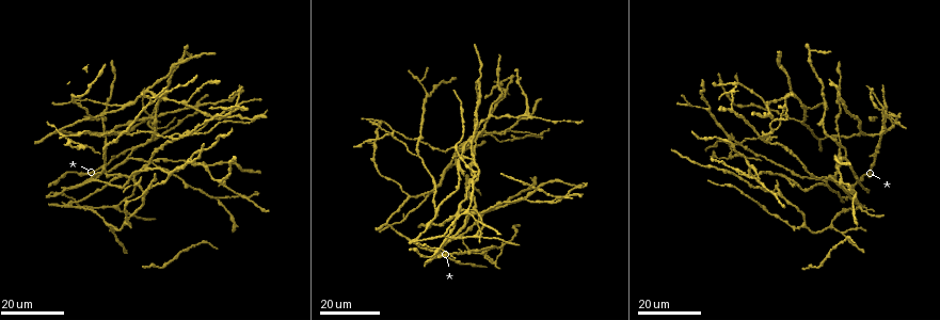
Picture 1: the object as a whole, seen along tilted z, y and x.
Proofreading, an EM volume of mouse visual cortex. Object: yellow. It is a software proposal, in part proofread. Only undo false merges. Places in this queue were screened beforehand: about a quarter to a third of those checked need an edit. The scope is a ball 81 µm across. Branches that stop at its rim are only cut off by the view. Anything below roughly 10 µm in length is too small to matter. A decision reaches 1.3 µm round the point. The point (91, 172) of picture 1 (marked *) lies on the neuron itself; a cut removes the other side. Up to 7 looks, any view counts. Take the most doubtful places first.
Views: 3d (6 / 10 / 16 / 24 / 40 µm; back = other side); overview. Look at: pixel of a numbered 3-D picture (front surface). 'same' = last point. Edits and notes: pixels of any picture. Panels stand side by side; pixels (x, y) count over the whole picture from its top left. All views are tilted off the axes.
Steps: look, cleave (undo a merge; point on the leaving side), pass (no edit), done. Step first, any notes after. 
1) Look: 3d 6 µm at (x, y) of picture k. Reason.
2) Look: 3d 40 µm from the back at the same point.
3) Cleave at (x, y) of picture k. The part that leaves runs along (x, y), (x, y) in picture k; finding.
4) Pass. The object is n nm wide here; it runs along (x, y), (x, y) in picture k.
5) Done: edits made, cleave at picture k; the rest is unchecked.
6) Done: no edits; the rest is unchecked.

Look: 3d 24 µm at (421, 81) of picture 1.

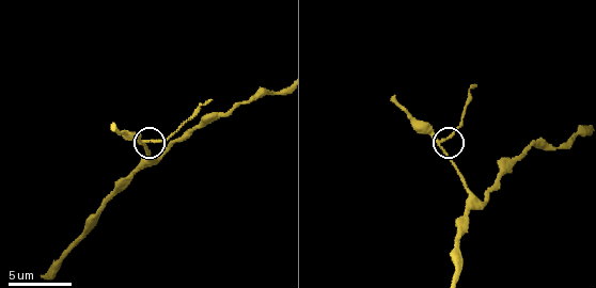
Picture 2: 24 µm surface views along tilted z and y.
Look: 3d 10 µm at (436, 141) of picture 2.

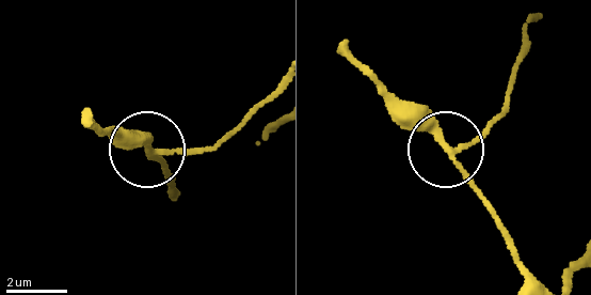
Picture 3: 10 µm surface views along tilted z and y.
Pass. It runs along (171, 195), (172, 175), (147, 150), (210, 146) in picture 3; all the same neuron.

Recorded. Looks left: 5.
Look: 3d 6 µm at (475, 199) of picture 2. Small branch off a trunk.

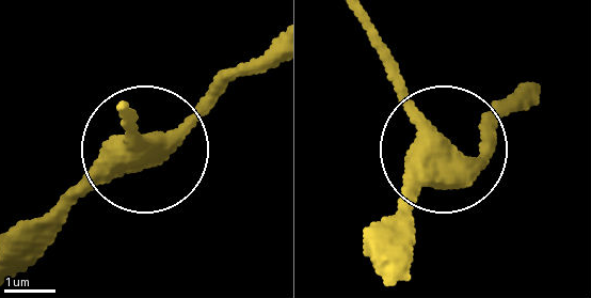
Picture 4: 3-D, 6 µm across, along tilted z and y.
Pass. The object is 410 nm wide here; it runs along (14, 251), (149, 144), (120, 112) in picture 4; one neuron here.

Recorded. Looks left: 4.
Look: 3d 24 µm at (732, 110) of picture 1. Small branch off a trunk.

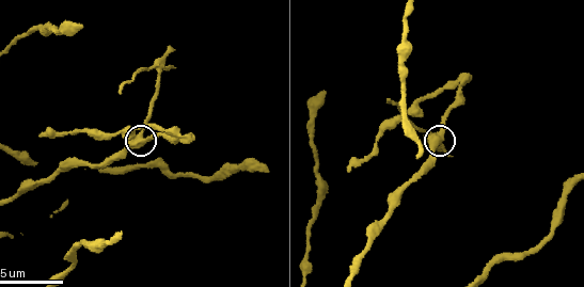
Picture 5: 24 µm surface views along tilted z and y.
Look: 3d 10 µm at (141, 138) of picture 5.

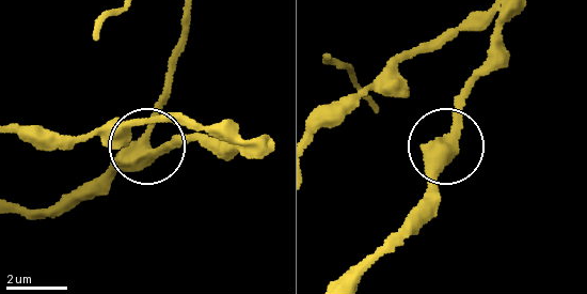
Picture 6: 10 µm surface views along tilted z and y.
Look: 3d 10 µm from the back at (143, 145) of picture 6.

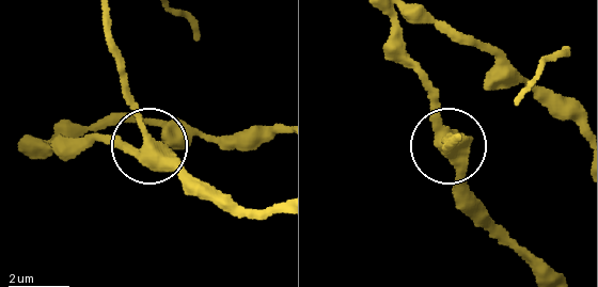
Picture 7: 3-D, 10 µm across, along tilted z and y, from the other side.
Pass. The side arm is 12 µm long; 3 arms meet here; all the same neuron.

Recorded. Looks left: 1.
Done: no edits; the rest is unchecked.

